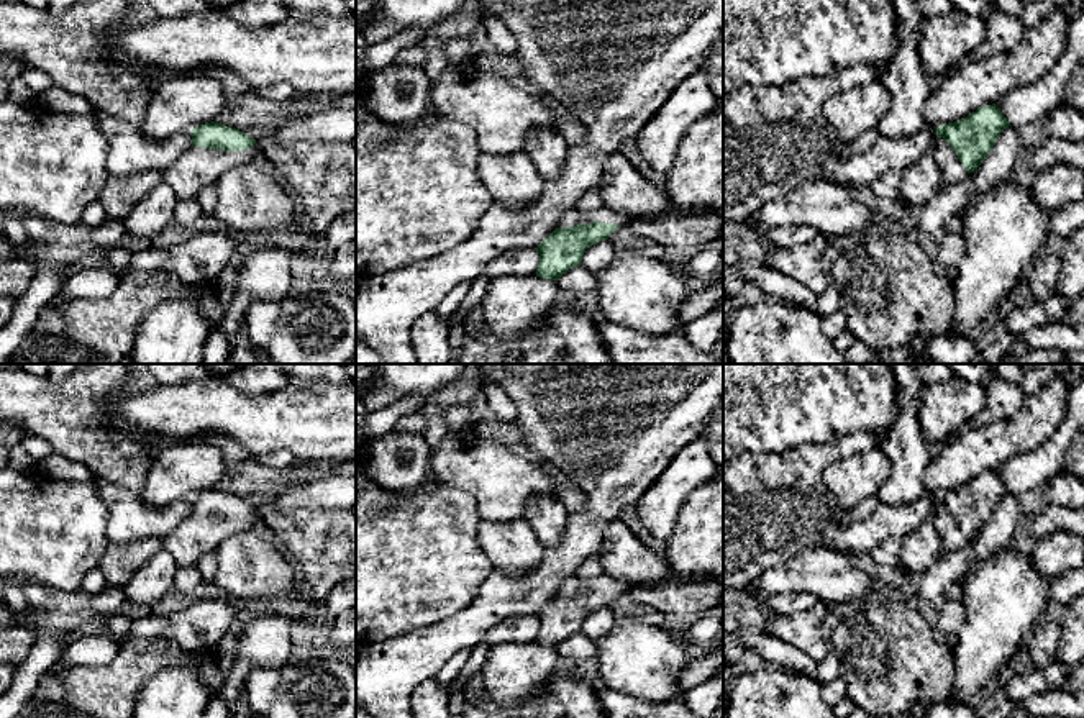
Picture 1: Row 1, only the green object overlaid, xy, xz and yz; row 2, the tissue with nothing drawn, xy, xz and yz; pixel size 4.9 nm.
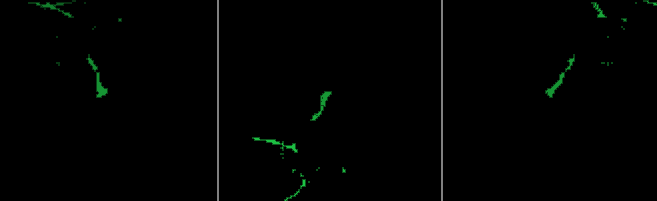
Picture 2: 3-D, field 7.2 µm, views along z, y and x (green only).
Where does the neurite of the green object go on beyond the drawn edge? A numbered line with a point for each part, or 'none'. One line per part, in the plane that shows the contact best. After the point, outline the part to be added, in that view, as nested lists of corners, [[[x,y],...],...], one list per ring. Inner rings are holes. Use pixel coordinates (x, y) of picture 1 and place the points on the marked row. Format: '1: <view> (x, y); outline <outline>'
1: xy (197, 168); outline [[[257,144],[235,152],[192,146],[162,172],[162,180],[175,192],[177,200],[190,200],[233,167],[274,174],[272,162]]]

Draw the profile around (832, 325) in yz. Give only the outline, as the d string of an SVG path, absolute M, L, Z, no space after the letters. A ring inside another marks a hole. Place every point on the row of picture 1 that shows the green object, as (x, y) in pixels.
M838 308L835 313L822 318L822 329L825 336L835 339L843 329L846 329L845 313Z

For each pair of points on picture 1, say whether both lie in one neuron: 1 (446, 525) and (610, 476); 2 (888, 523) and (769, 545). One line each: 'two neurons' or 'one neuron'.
1: two neurons
2: one neuron

